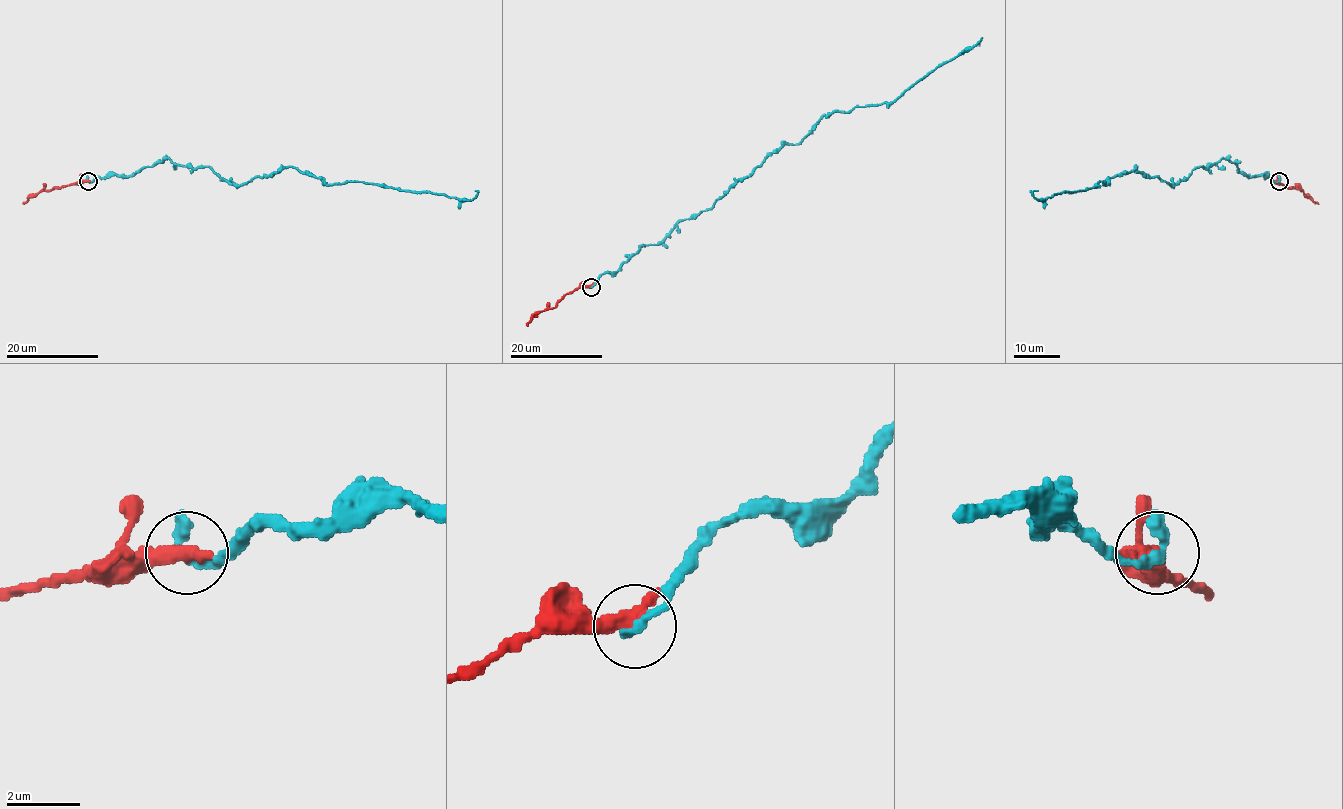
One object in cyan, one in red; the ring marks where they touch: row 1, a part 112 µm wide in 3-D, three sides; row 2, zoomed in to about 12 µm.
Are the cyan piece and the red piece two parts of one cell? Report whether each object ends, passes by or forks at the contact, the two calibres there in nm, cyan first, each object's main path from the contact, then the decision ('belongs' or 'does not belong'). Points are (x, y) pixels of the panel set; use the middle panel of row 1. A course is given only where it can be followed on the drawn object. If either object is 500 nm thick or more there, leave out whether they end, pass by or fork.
280/500 nm | cyan via (591, 286), (709, 209), (784, 144), (798, 144), (821, 117), (895, 101), (979, 45) | red via (590, 286), (566, 293), (555, 307), (536, 313), (527, 325) | belongs

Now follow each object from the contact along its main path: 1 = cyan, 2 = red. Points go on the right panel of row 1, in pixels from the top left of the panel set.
1: (1279, 180), (1247, 176), (1220, 159), (1173, 185), (1136, 167), (1105, 185), (1044, 200), (1038, 200), (1038, 191)
2: (1279, 180), (1301, 190), (1318, 203)

